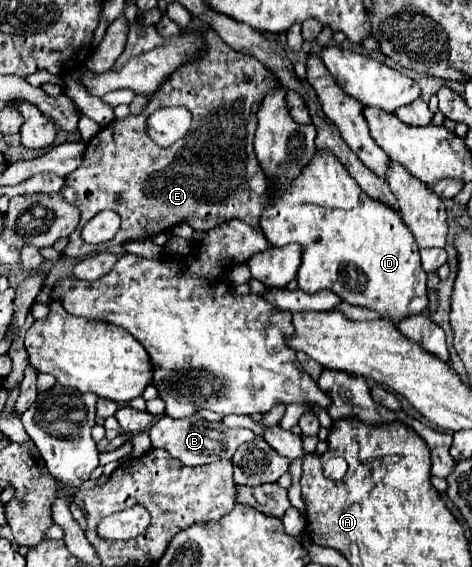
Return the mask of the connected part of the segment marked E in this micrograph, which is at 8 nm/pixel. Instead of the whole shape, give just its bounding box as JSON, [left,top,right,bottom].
[62,29,278,259]

